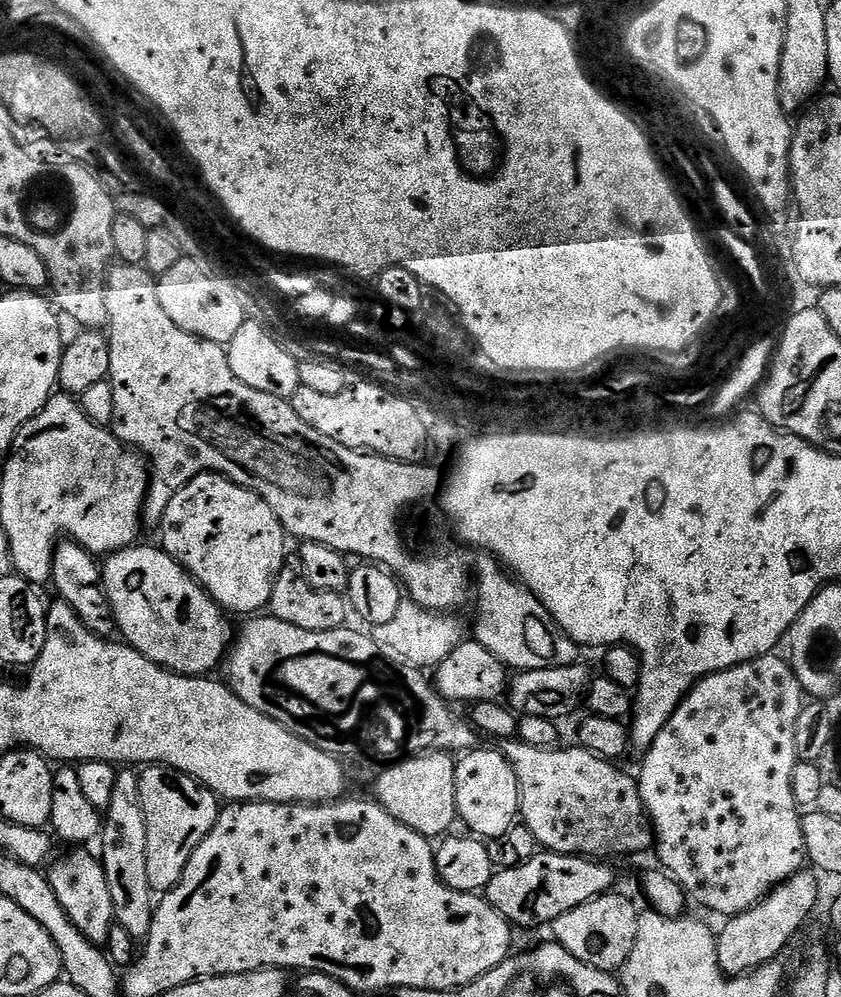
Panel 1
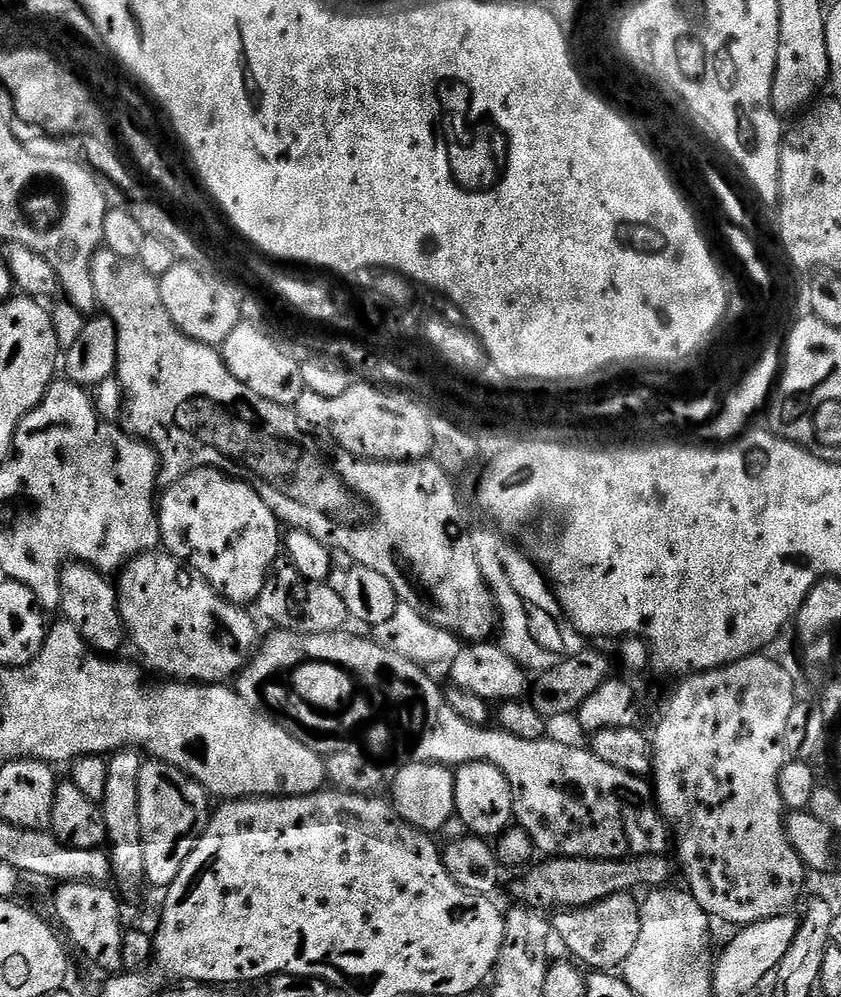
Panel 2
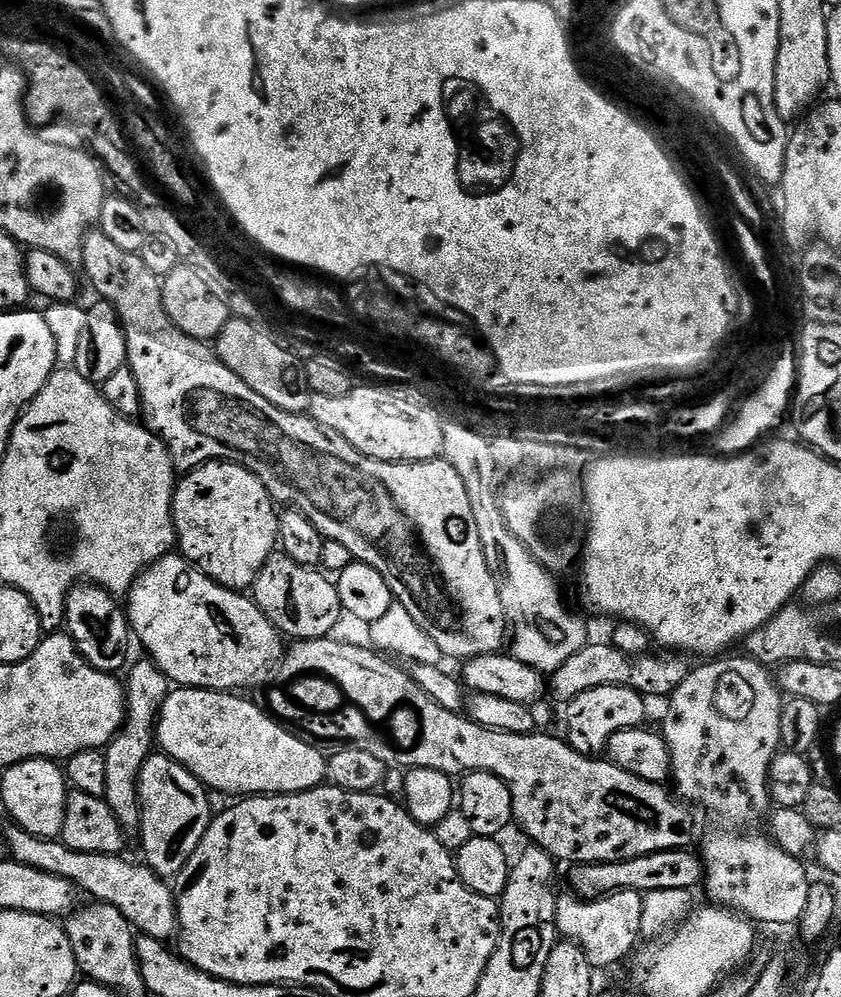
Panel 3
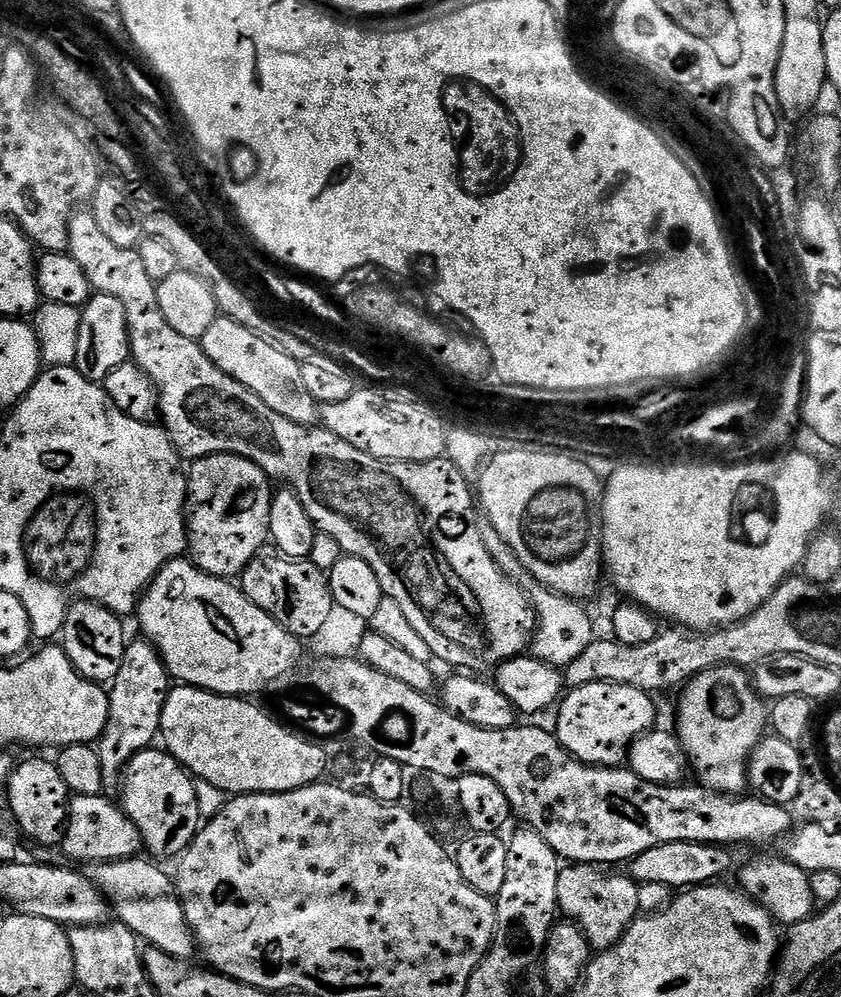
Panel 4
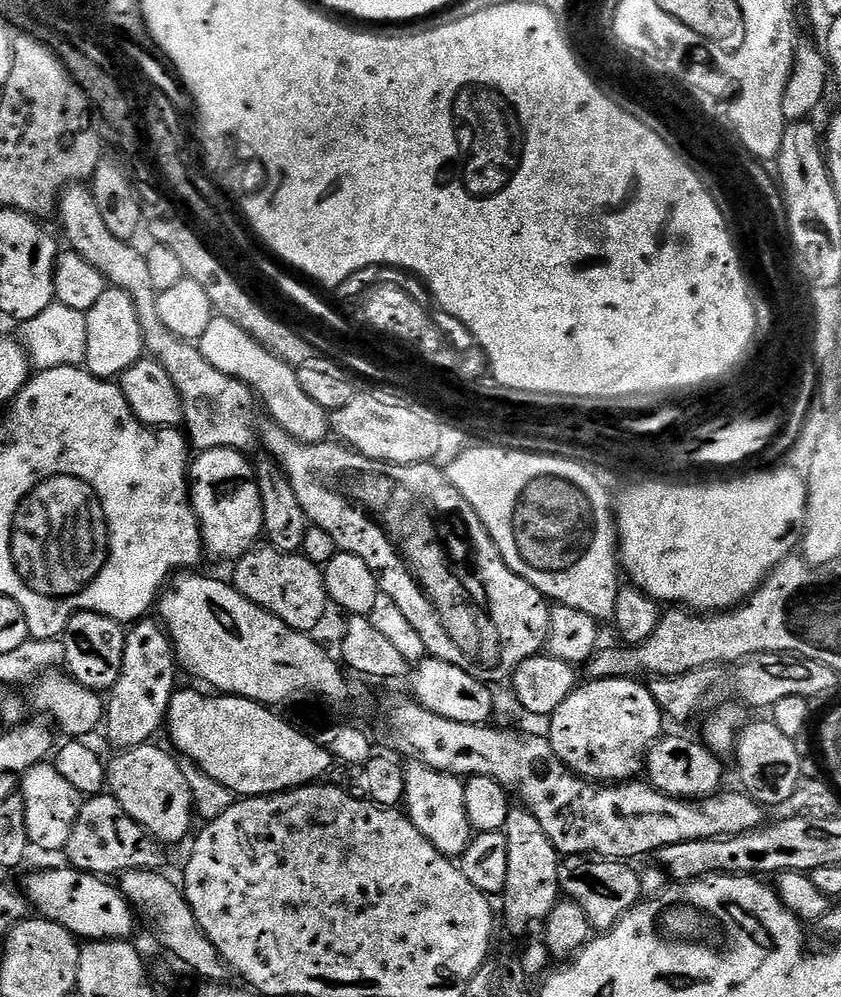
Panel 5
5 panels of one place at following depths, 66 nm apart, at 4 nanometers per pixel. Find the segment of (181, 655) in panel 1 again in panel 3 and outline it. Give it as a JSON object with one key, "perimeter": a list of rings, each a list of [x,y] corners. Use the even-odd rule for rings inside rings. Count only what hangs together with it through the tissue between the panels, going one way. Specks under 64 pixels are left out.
{"perimeter":[[[169,554],[156,560],[126,593],[126,611],[133,637],[145,648],[152,663],[158,665],[173,685],[181,688],[210,688],[213,692],[240,690],[259,672],[273,667],[282,655],[281,633],[268,621],[251,595],[223,588],[192,567],[183,556]]]}

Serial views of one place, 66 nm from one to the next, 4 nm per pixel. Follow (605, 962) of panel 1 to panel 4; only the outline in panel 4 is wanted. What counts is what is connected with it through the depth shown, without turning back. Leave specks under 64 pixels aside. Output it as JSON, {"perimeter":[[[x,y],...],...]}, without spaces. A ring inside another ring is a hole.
{"perimeter":[[[573,864],[561,867],[558,874],[558,902],[557,909],[573,924],[578,925],[582,934],[586,934],[588,943],[593,949],[603,950],[612,948],[623,938],[633,920],[641,911],[638,902],[640,885],[631,875],[611,876],[611,871],[595,864]]]}

